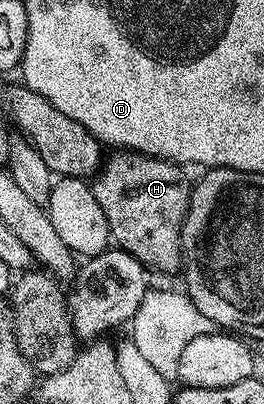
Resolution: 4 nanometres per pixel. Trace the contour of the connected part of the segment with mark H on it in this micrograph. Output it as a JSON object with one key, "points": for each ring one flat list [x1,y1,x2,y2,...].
{"points":[[129,149,115,152,113,167,101,166,90,186,102,213,106,213,108,234,117,248,130,253,145,268,156,271,176,271,182,267,180,224,188,212,189,184,179,166]]}

